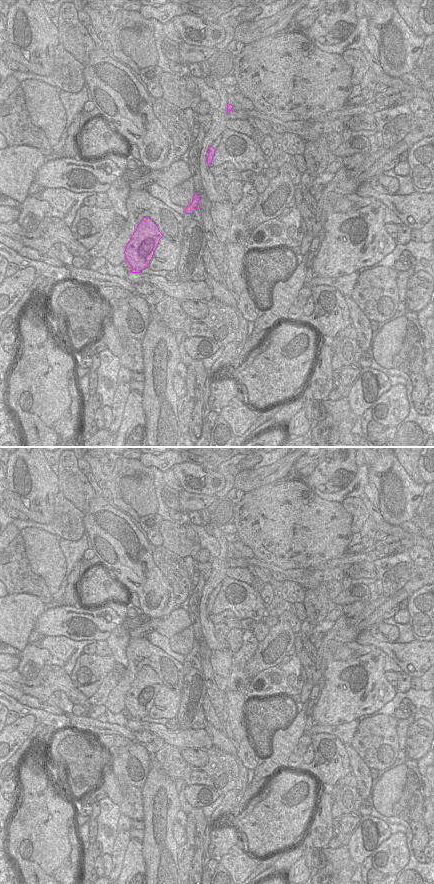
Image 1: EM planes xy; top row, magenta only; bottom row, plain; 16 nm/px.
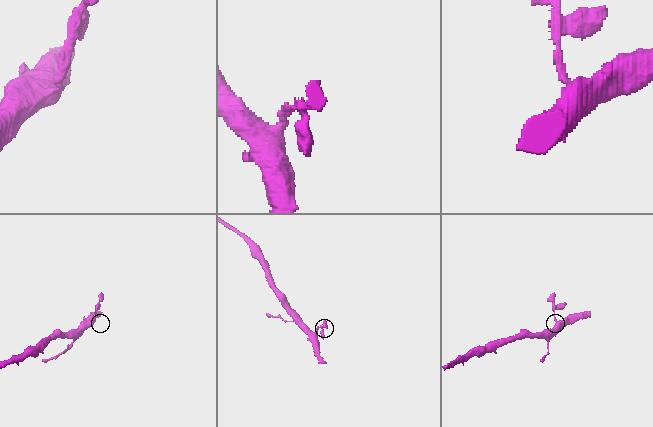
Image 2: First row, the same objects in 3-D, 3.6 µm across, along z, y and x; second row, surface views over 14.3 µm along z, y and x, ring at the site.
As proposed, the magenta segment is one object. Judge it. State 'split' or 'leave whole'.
leave whole

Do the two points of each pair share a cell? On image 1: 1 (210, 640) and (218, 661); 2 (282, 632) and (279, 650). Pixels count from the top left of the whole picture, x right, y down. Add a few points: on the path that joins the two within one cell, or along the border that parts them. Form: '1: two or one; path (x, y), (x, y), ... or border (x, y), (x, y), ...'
1: two; border (211, 649), (229, 650)
2: one; path (281, 636), (279, 646)

